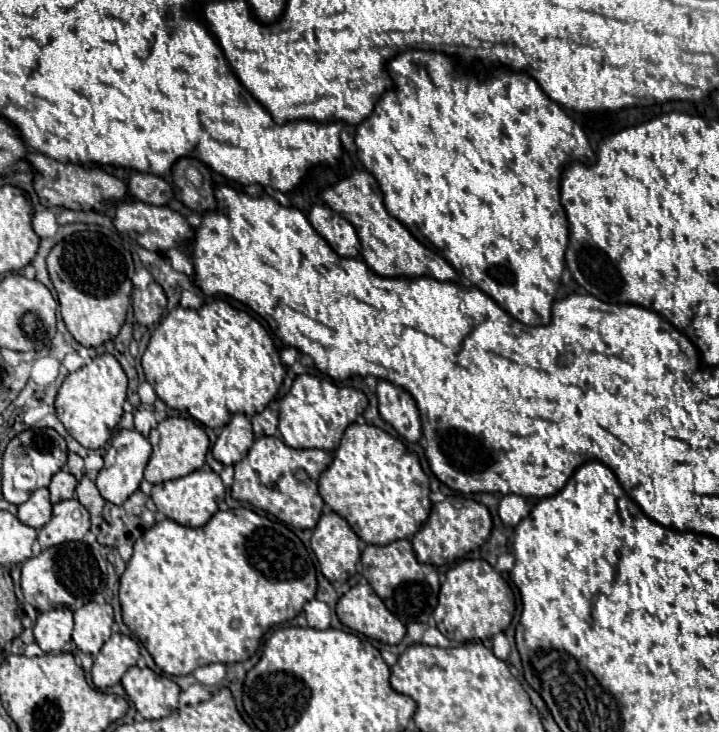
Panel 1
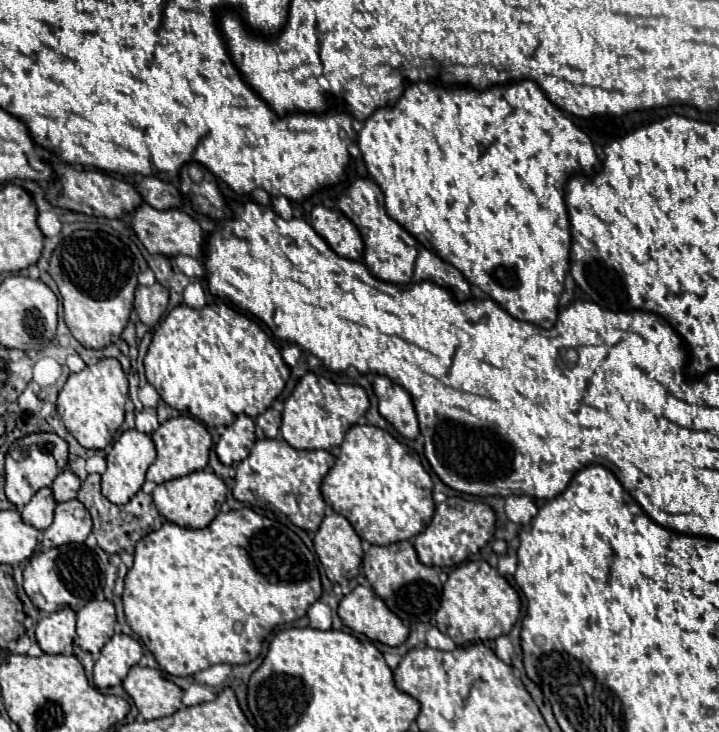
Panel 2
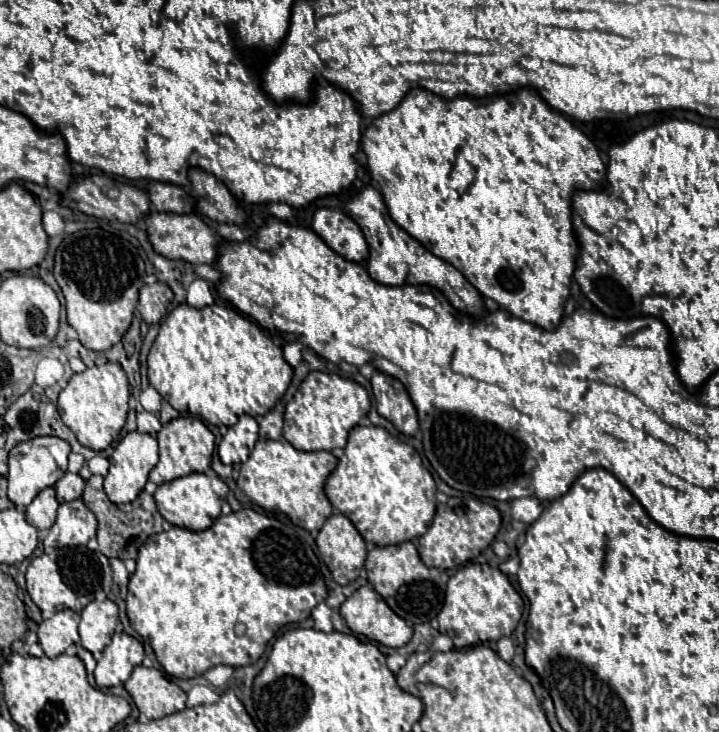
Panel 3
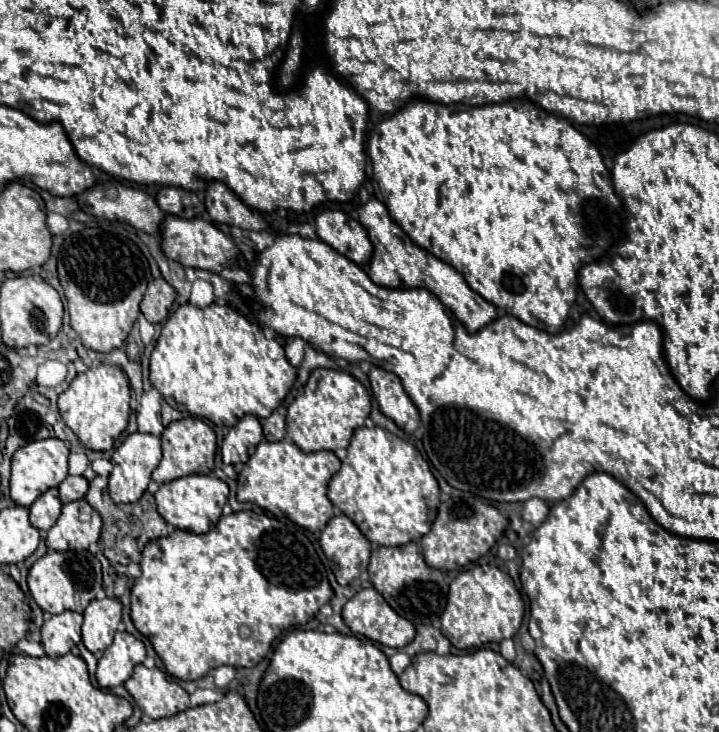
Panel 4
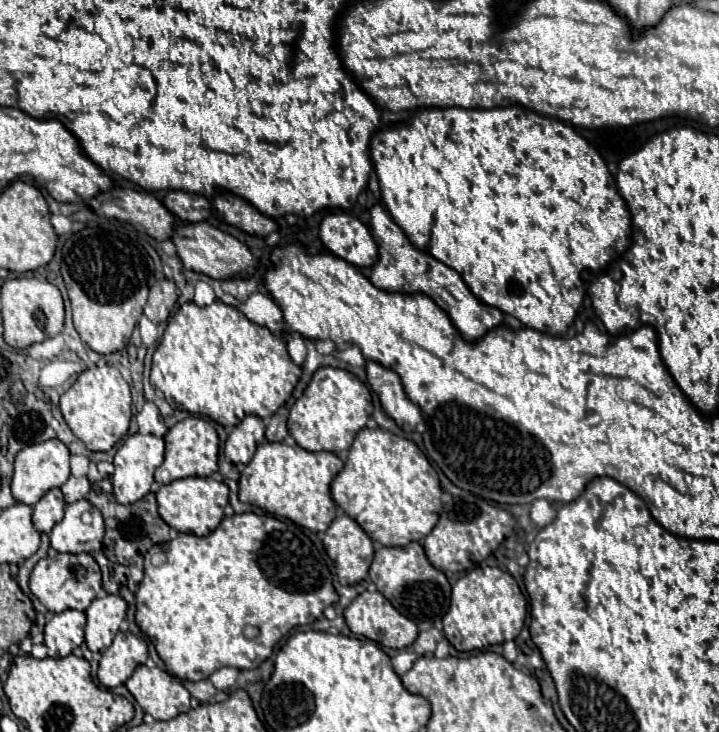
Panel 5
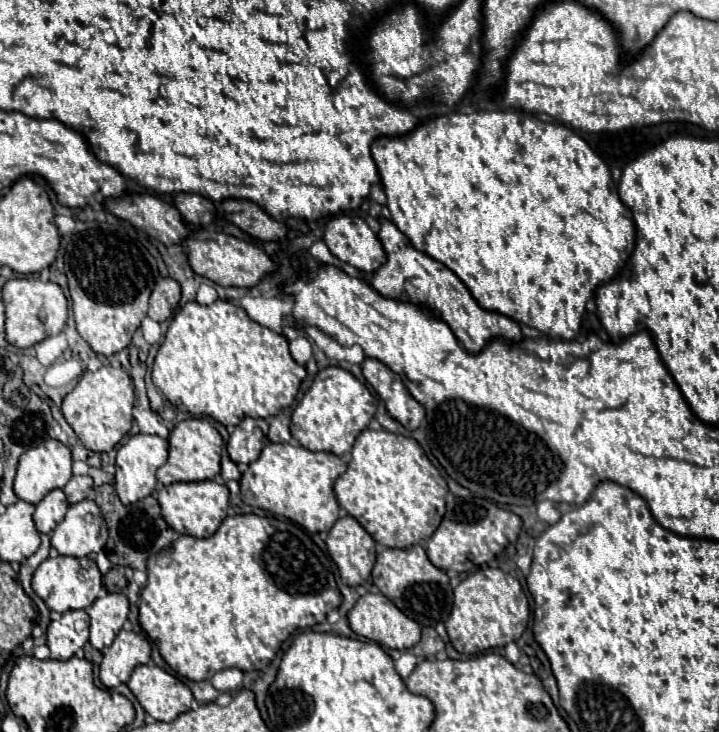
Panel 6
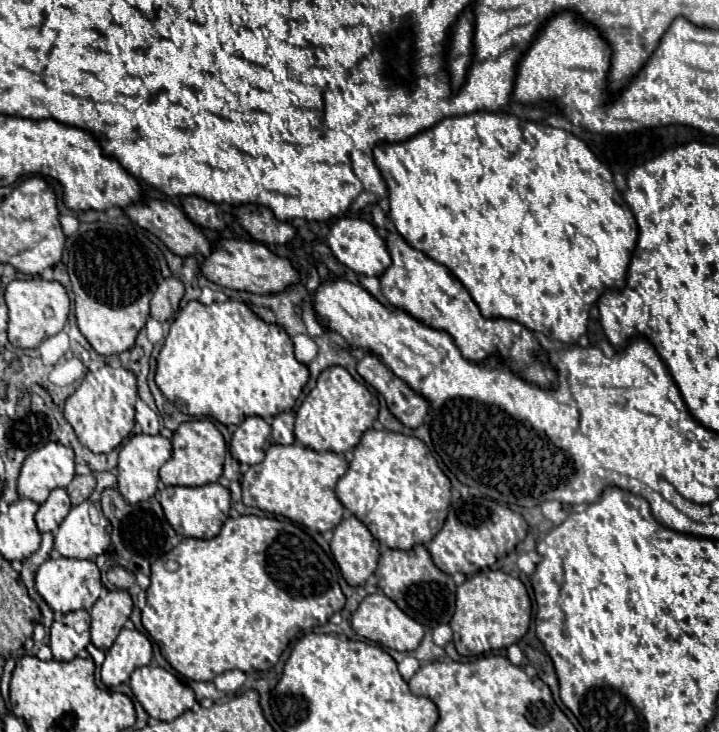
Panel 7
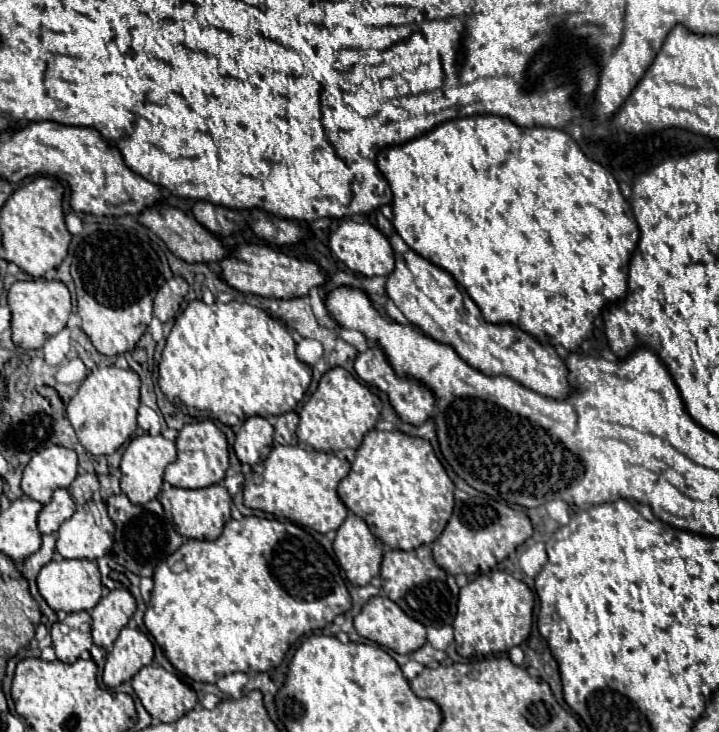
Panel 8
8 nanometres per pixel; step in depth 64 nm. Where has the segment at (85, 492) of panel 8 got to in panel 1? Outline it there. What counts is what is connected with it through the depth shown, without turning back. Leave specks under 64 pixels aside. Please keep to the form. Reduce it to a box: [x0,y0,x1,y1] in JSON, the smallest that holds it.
[48,470,76,504]

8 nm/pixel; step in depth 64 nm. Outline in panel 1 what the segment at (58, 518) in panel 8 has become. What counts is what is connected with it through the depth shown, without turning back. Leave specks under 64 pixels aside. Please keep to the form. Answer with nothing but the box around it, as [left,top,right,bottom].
[18,488,52,528]

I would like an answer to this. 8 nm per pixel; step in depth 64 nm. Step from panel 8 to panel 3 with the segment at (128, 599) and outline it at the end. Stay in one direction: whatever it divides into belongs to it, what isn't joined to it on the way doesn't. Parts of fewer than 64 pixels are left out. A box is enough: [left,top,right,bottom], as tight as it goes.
[78,600,118,660]

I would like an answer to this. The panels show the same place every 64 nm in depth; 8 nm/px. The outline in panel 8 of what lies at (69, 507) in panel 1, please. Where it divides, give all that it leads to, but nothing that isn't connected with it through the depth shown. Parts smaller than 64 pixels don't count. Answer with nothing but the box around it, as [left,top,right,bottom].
[56,504,114,560]

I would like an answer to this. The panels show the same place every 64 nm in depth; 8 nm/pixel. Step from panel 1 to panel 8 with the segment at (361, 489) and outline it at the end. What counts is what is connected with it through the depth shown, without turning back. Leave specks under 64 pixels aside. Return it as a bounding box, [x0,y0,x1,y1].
[338,430,454,550]

